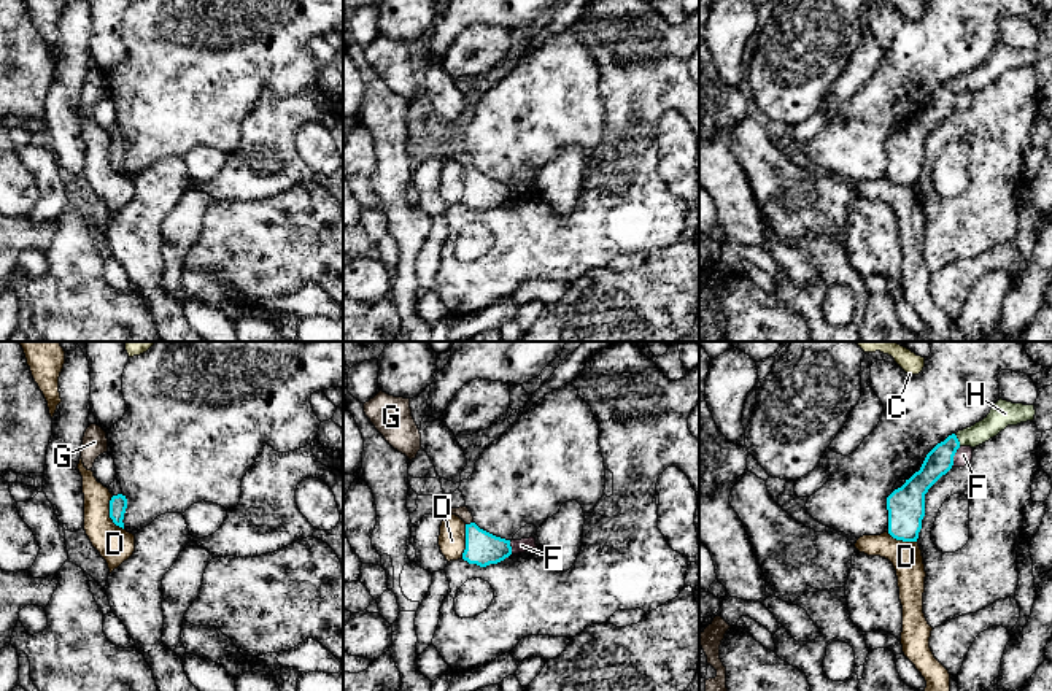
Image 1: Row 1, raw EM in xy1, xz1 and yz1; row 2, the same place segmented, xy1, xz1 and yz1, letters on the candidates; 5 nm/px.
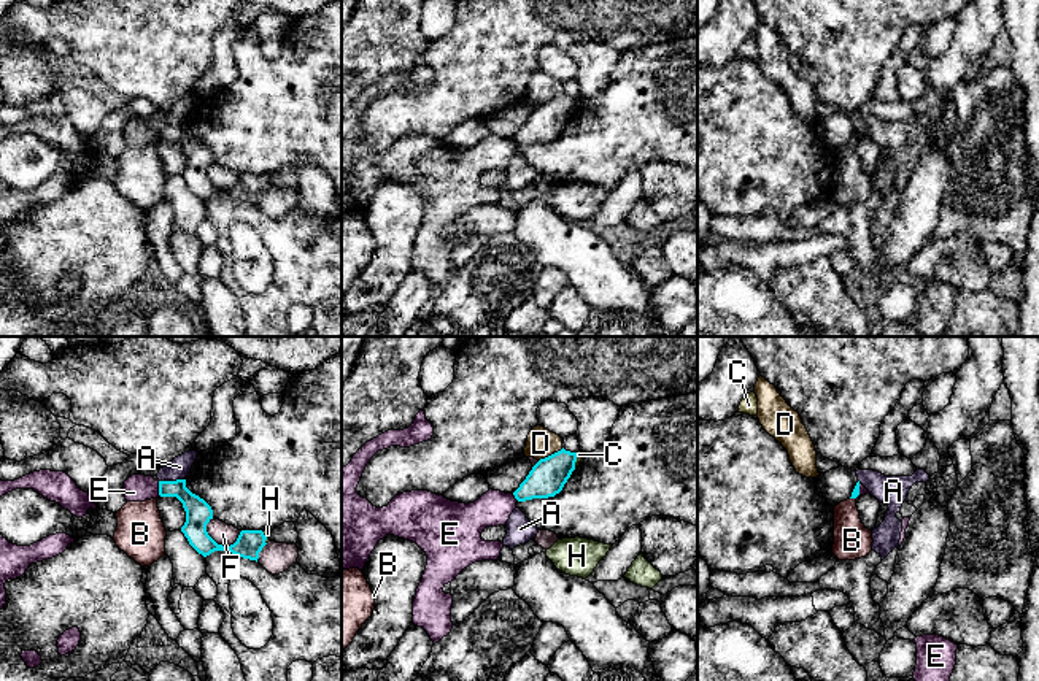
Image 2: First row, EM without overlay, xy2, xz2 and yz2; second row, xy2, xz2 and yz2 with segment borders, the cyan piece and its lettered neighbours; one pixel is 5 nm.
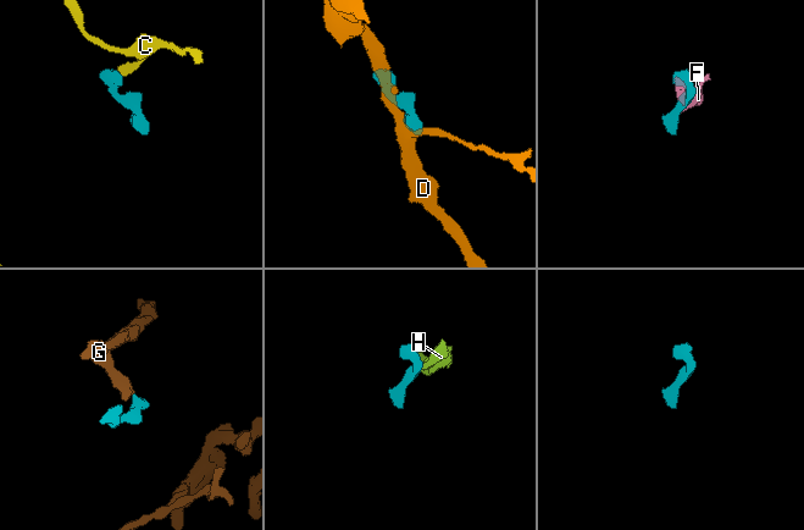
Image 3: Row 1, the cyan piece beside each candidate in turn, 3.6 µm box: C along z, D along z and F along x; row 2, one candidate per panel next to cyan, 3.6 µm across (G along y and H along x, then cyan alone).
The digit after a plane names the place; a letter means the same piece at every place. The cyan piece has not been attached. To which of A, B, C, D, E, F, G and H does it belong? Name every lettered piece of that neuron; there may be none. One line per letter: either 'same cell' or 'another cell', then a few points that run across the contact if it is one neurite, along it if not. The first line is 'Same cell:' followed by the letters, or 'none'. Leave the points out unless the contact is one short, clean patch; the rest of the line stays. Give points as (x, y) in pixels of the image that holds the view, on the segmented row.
Same cell: G, H
A: another cell | xy2 (185, 478), (159, 481)
B: another cell | yz2 (850, 497), (855, 499)
C: another cell | xz2 (577, 453), (574, 465)
D: another cell
E: another cell | xy2 (158, 481), (159, 494)
F: another cell
G: same cell | xz1 (482, 548), (471, 523), (463, 512)
H: same cell | yz1 (939, 459), (957, 440), (979, 434), (1000, 416)

